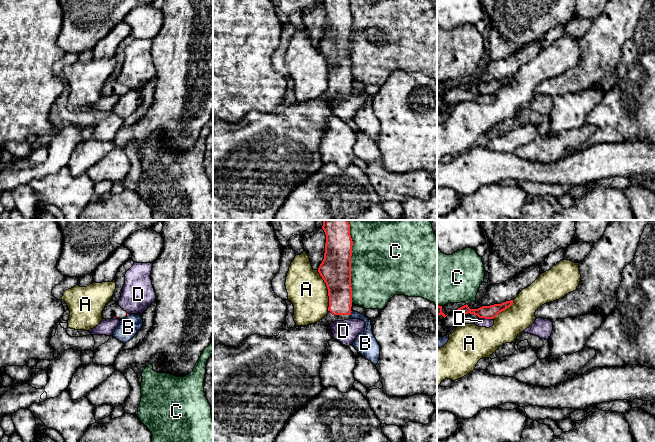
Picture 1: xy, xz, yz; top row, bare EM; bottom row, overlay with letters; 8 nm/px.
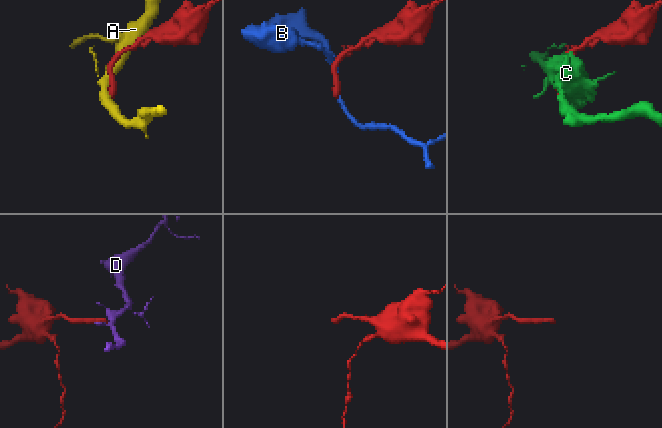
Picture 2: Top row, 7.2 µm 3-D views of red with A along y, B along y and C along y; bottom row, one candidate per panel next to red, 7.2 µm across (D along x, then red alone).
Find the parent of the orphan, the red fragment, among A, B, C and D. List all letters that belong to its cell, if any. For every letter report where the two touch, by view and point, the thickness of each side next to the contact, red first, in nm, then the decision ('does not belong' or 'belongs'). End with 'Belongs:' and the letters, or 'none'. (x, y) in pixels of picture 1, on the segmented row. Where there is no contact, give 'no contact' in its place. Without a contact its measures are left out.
A: xz (328, 290) | 260/320 nm | does not belong
B: xz (351, 311) | 200/120 nm | does not belong
C: xz (350, 261) | 260/500 nm | does not belong
D: yz (486, 318) | 110/80 nm | does not belong
Belongs: none

